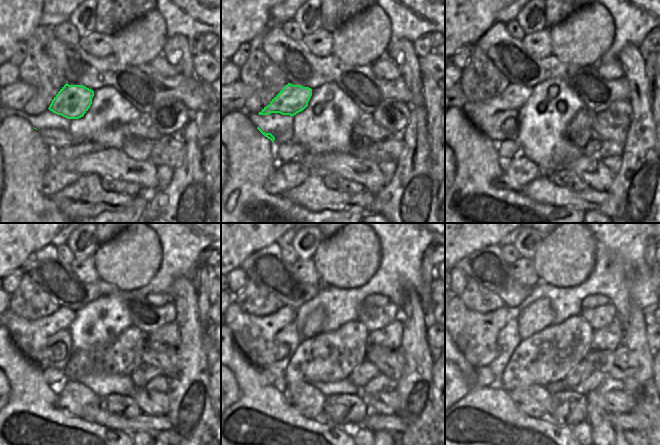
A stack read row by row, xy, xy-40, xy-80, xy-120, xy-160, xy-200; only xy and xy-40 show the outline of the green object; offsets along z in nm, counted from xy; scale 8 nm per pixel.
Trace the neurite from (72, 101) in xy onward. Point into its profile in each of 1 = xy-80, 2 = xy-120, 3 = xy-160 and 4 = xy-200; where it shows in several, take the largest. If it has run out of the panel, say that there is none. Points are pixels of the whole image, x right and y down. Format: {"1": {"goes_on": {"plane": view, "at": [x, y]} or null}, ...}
{"1": {"goes_on": {"plane": "xy-80", "at": [514, 96]}}, "2": {"goes_on": {"plane": "xy-120", "at": [30, 337]}}, "3": {"goes_on": {"plane": "xy-160", "at": [254, 336]}}, "4": {"goes_on": {"plane": "xy-200", "at": [474, 334]}}}

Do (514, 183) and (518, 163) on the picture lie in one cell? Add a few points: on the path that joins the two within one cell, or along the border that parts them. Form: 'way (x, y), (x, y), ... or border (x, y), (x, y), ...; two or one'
way (514, 178), (514, 168); one

